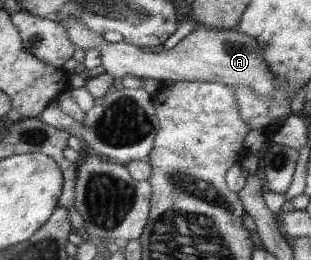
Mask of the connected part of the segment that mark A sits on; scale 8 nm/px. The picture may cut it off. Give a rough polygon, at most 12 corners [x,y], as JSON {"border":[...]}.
{"border":[[62,19],[106,74],[250,86],[276,75],[256,39],[198,26],[170,50],[112,43]]}

